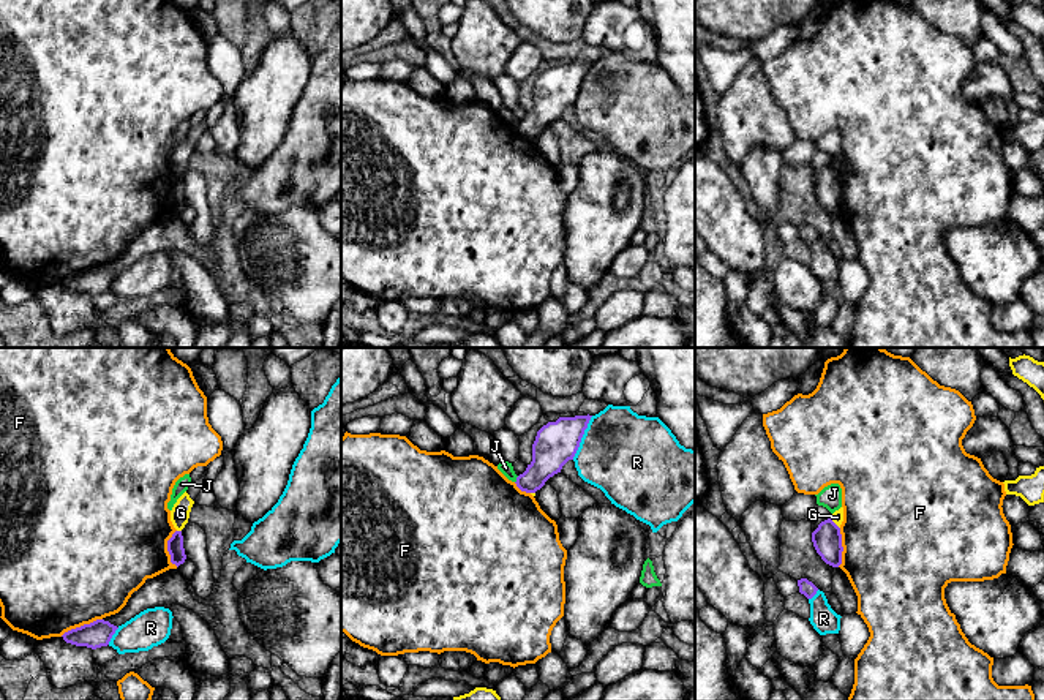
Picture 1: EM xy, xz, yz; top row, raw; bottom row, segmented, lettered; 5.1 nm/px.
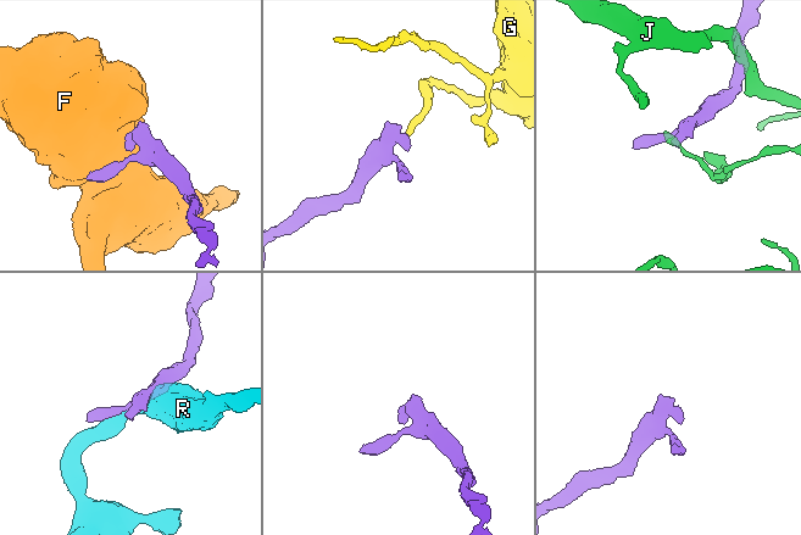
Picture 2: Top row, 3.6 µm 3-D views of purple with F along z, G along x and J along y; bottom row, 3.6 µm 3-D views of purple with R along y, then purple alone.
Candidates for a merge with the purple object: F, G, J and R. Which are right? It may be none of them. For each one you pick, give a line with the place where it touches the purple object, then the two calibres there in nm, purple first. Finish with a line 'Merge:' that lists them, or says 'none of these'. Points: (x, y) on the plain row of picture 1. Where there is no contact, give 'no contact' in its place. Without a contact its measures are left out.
Merge: none of these

